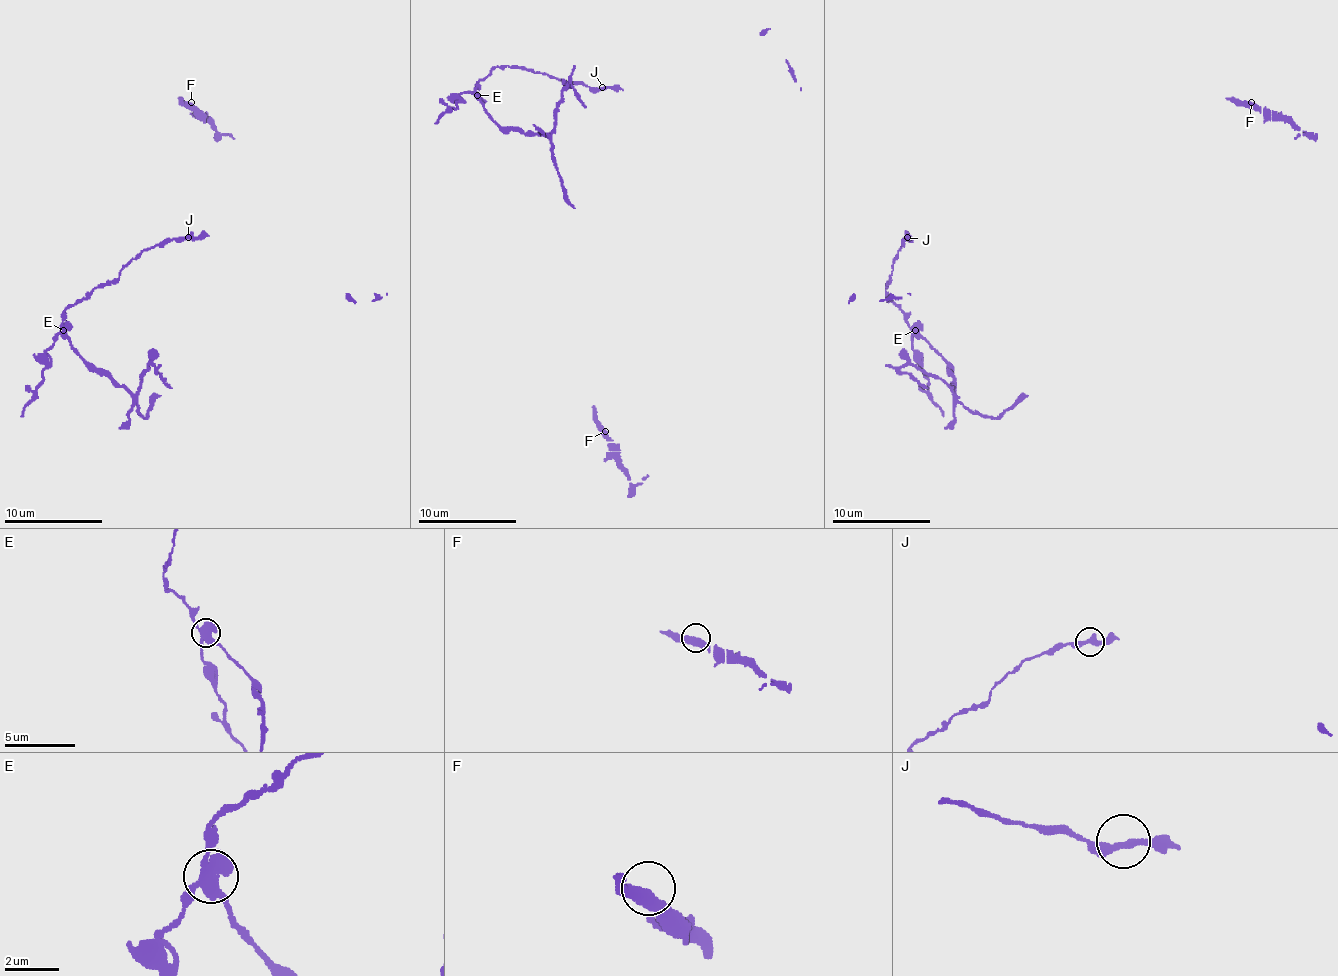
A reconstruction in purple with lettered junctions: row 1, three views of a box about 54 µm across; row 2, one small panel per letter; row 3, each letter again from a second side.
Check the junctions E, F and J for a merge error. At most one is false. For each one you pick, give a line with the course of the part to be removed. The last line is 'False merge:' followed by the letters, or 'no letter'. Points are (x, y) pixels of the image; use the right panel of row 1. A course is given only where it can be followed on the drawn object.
E: course (914, 331), (941, 355), (954, 385), (954, 395), (939, 377), (927, 375), (912, 365), (899, 370), (927, 387)
False merge: E

